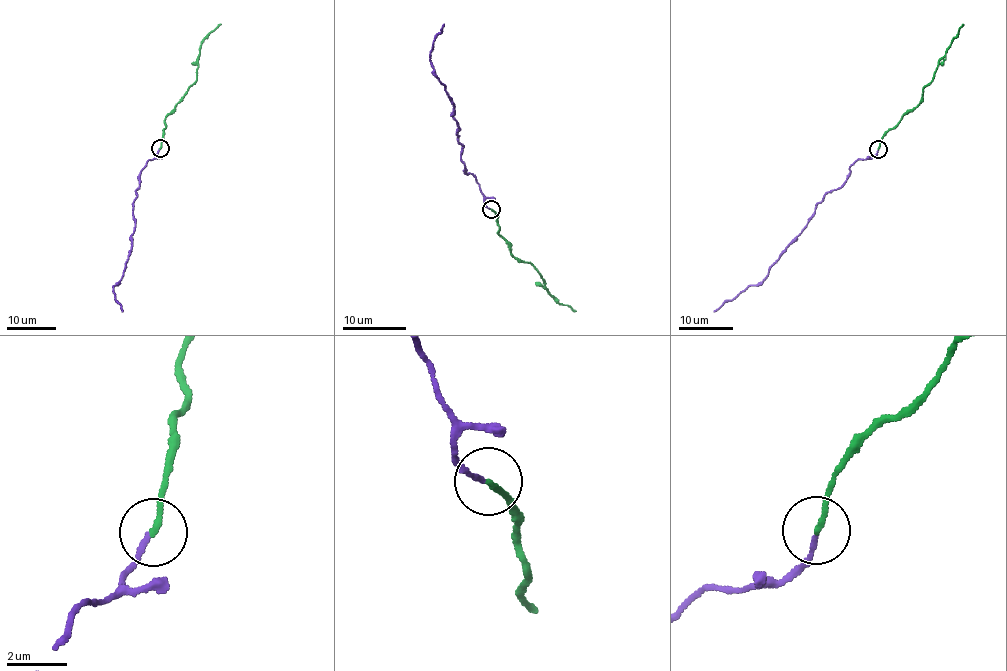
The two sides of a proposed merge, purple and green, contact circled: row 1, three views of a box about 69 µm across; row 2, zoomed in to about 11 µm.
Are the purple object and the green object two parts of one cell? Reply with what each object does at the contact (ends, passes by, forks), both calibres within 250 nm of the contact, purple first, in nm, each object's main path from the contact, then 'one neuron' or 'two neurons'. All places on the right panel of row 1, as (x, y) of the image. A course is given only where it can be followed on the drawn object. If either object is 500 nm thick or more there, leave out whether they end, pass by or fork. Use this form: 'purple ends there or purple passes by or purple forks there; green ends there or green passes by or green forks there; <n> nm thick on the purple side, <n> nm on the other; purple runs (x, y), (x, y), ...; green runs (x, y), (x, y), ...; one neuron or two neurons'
purple ends there; green ends there; 160 nm thick on the purple side, 170 nm on the other; purple runs (878, 148), (872, 157), (849, 168), (847, 180), (817, 205), (807, 227), (761, 282), (748, 286), (713, 312); green runs (878, 148), (881, 139), (918, 104), (922, 90), (931, 81), (938, 62), (962, 24); one neuron

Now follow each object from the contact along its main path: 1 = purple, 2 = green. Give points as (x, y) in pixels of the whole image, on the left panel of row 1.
1: (159, 148), (142, 170), (132, 206), (130, 256), (123, 276), (113, 286), (123, 312)
2: (160, 148), (164, 119), (196, 80), (200, 42), (221, 24)

